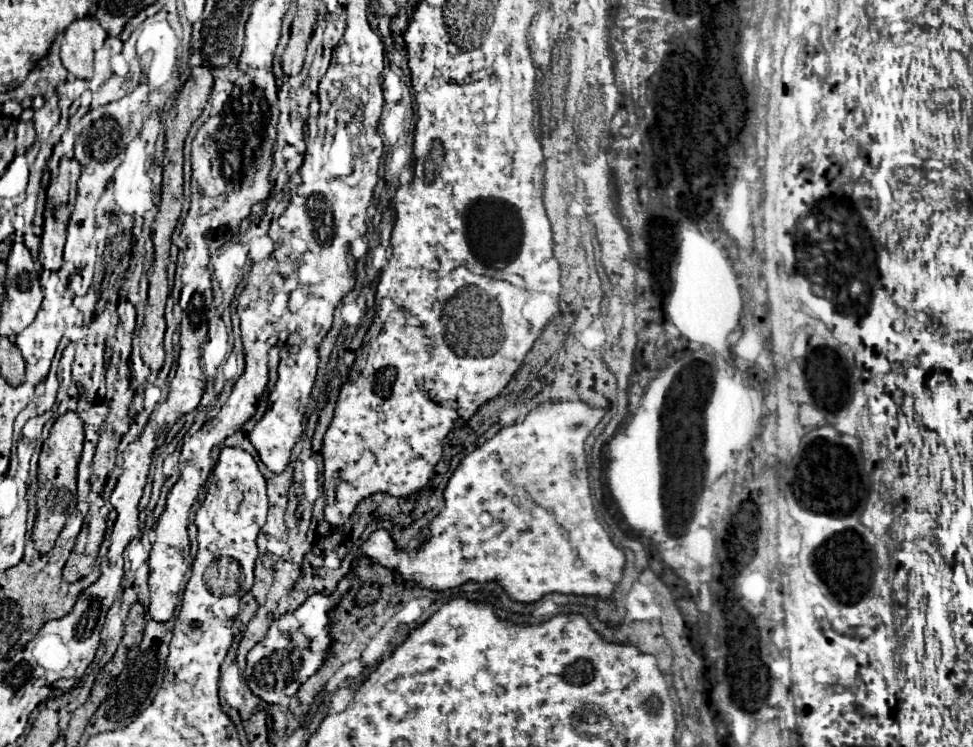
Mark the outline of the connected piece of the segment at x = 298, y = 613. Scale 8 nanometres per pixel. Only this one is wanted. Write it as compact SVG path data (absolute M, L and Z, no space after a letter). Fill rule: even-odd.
M347 575L339 581L335 593L331 597L327 595L313 595L309 597L299 609L293 611L293 617L299 621L299 631L305 637L305 643L297 645L293 643L291 635L285 631L279 631L277 621L269 627L267 635L263 641L259 641L247 655L247 667L245 667L245 679L249 689L263 699L265 703L279 703L281 695L295 695L297 689L301 687L303 681L307 681L307 677L311 677L311 673L315 673L323 661L325 661L325 653L329 649L331 637L329 637L329 619L327 613L331 607L335 607L341 599L343 593L347 593L347 589L351 587L353 577Z

